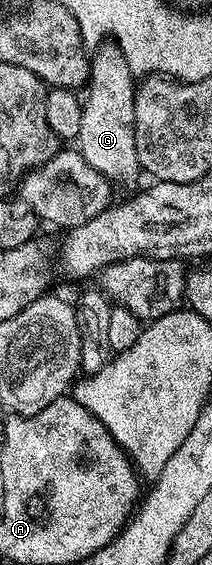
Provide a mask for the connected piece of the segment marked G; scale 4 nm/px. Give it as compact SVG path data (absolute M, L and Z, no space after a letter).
M114 39L102 41L94 50L97 51L92 51L90 57L90 78L87 83L89 92L82 103L81 130L77 139L77 148L84 159L106 178L115 182L116 180L131 182L141 174L138 164L138 148L134 138L137 80L121 47Z

